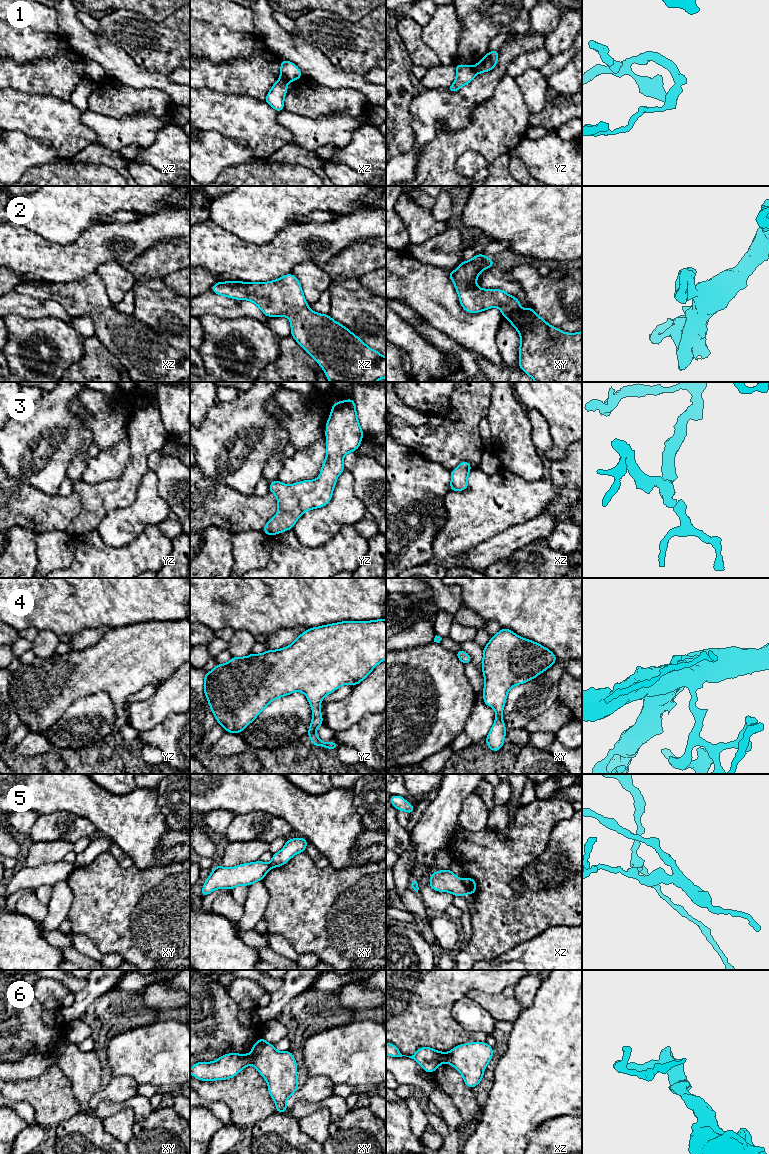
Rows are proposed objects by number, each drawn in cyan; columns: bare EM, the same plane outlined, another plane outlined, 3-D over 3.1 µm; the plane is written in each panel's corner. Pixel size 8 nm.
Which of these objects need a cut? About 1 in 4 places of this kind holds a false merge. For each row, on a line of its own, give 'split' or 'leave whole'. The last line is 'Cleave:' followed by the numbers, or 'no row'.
1: split
2: leave whole
3: leave whole
4: leave whole
5: split
6: split
Cleave: 1, 5, 6

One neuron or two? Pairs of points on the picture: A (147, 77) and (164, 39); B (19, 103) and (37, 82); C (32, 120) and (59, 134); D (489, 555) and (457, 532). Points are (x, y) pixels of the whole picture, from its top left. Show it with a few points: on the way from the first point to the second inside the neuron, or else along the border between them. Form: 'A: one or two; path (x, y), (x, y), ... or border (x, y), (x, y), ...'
A: two; border (131, 57), (141, 67), (166, 75)
B: two; border (10, 87), (29, 93), (51, 96)
C: one; path (39, 120), (45, 120), (52, 127)
D: two; border (497, 534), (456, 556)

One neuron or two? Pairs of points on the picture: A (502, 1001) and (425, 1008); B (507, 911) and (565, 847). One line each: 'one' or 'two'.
A: two
B: two

